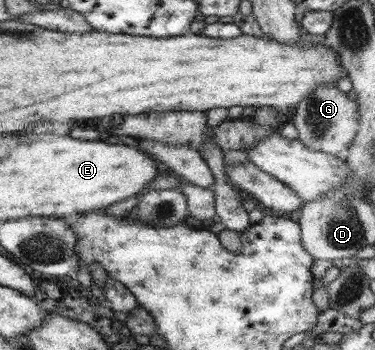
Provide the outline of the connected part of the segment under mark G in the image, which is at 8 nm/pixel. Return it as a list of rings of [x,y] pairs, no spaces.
[[[327,83],[307,93],[307,97],[303,97],[296,108],[292,123],[299,133],[298,139],[305,146],[333,156],[345,154],[359,129],[359,101],[349,99],[347,94],[338,89],[337,84]]]

